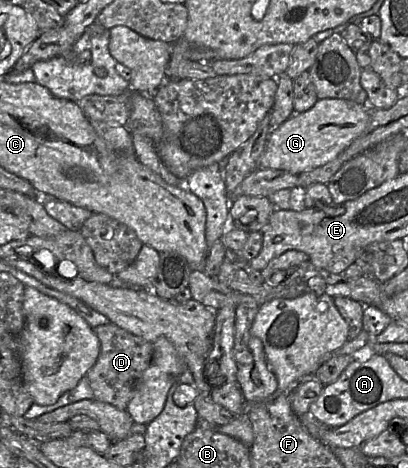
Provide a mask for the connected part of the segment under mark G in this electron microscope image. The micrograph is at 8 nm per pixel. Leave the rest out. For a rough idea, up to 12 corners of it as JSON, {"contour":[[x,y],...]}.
{"contour":[[318,99],[274,129],[259,168],[300,175],[335,160],[372,109]]}

